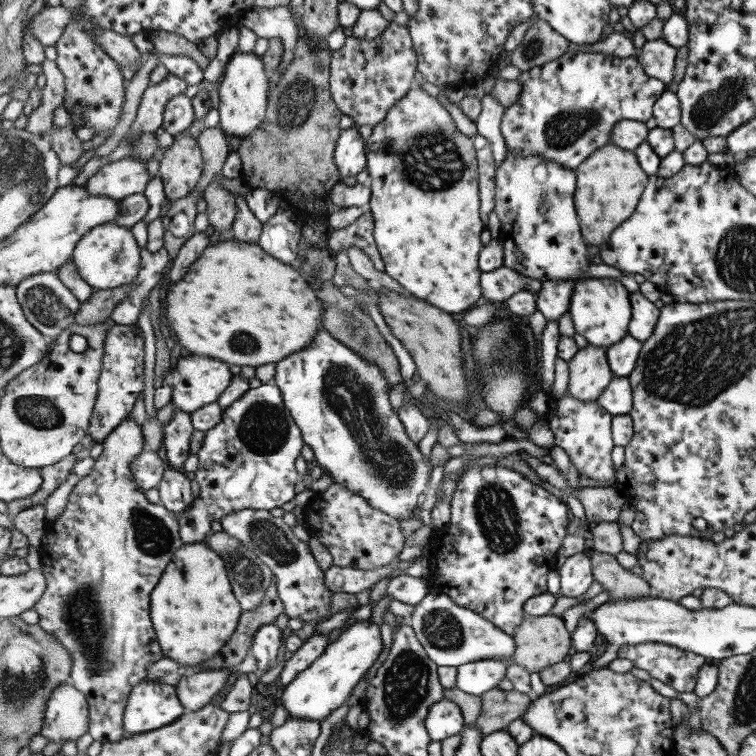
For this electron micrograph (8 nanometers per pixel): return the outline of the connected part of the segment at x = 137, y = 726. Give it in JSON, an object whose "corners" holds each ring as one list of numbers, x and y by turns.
{"corners":[[147,678,130,694,124,713,125,733,133,736,164,729,186,712,177,694,177,686]]}

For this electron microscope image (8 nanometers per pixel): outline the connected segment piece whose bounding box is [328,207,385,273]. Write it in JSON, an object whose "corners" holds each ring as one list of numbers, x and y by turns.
{"corners":[[367,207,366,211,348,228,337,230,336,235,328,240,328,244,333,248,335,254,353,247,363,250,370,257,376,270,385,273,385,262,381,260,381,254,377,250,373,236,373,216,372,210]]}

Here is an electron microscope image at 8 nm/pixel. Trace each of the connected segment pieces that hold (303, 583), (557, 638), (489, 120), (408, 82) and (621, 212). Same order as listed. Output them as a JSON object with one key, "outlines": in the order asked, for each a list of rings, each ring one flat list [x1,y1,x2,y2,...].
{"outlines":[[[246,509,223,517,221,525,229,535,237,537,269,565,288,617,305,622,320,622,334,615,331,612,334,592,325,585,325,571,319,566,307,542,299,540,293,534,293,527,288,526,282,517,275,517,267,510]],[[550,614,543,616,527,615,514,637,515,643,517,643,515,662,527,667,532,673,540,673,554,664,569,660,569,652,574,646,572,634,567,630,567,626,565,626,561,616]],[[486,94,482,100,483,110,476,120,477,128,479,129,479,134,485,136,491,143,496,170,499,169,508,154,508,144,505,142,503,133,501,133,501,122,508,108,491,94]],[[391,22,390,26,373,40,361,40,357,36,348,36,346,44,341,50,335,50,329,64,329,88,340,106,344,115,355,119,355,125,369,124,372,128,384,121,389,110,407,95,411,87,415,86,413,78,418,70,417,51,410,34,409,27,401,26,397,22]],[[615,143,596,150,577,170,577,212,586,242,601,247,613,231,633,216,649,182,649,174,641,166,636,151,625,150]]]}

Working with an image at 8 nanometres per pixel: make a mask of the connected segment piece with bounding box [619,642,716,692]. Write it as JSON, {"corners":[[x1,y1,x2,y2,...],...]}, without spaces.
{"corners":[[645,642,645,644,625,644,619,648,619,658,627,658,633,666,648,672,651,677,673,687,678,692,694,692,701,668,715,661,707,660,704,656,694,652,671,646,663,642]]}

